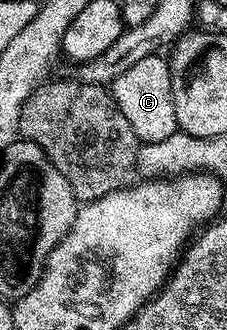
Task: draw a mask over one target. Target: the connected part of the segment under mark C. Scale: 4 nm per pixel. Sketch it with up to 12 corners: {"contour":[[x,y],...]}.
{"contour":[[164,54],[111,85],[142,144],[179,130]]}

